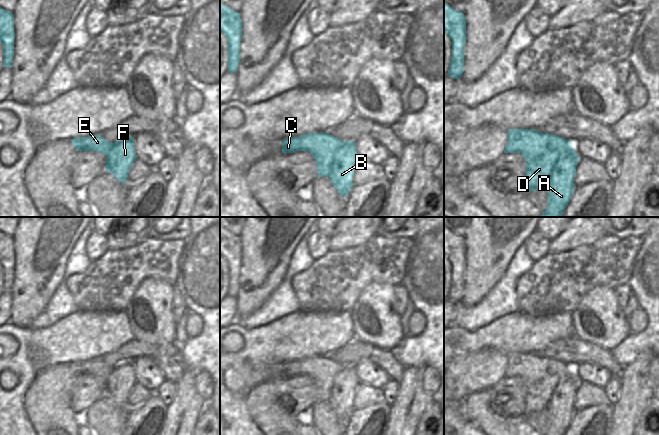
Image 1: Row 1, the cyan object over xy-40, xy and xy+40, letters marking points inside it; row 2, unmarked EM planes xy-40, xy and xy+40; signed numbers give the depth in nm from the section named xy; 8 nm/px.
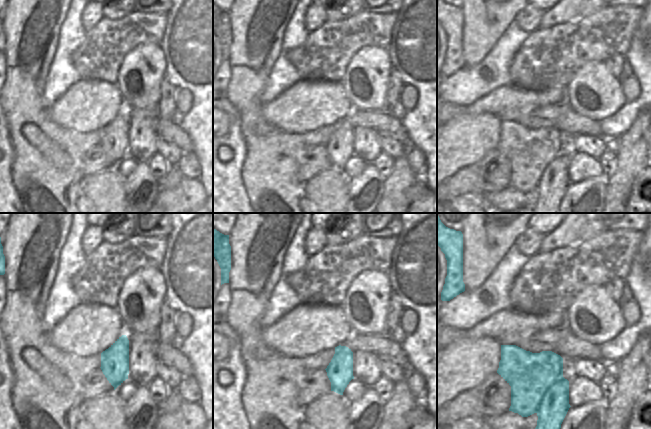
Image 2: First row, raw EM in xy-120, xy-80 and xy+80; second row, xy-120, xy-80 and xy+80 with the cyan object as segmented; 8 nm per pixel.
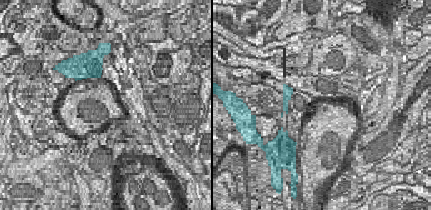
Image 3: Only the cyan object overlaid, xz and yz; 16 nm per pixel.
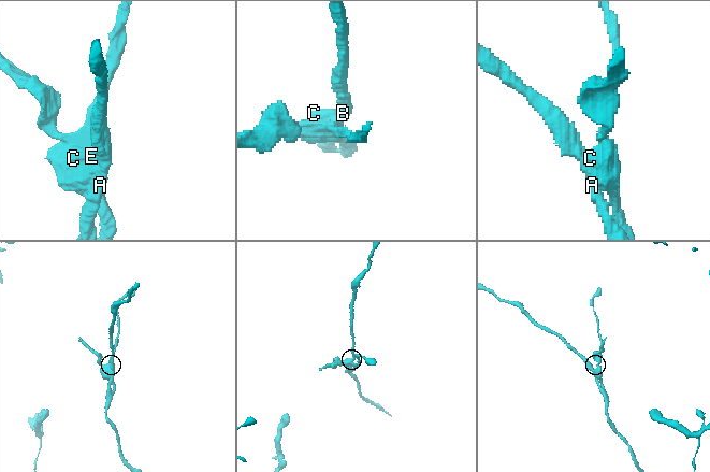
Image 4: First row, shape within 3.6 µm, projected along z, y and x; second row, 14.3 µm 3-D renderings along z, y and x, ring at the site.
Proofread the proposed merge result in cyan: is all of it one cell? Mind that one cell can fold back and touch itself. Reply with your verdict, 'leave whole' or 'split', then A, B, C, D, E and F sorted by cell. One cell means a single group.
split | A B F / C D E

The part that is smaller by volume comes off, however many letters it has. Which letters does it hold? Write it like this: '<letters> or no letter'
C, D, E

